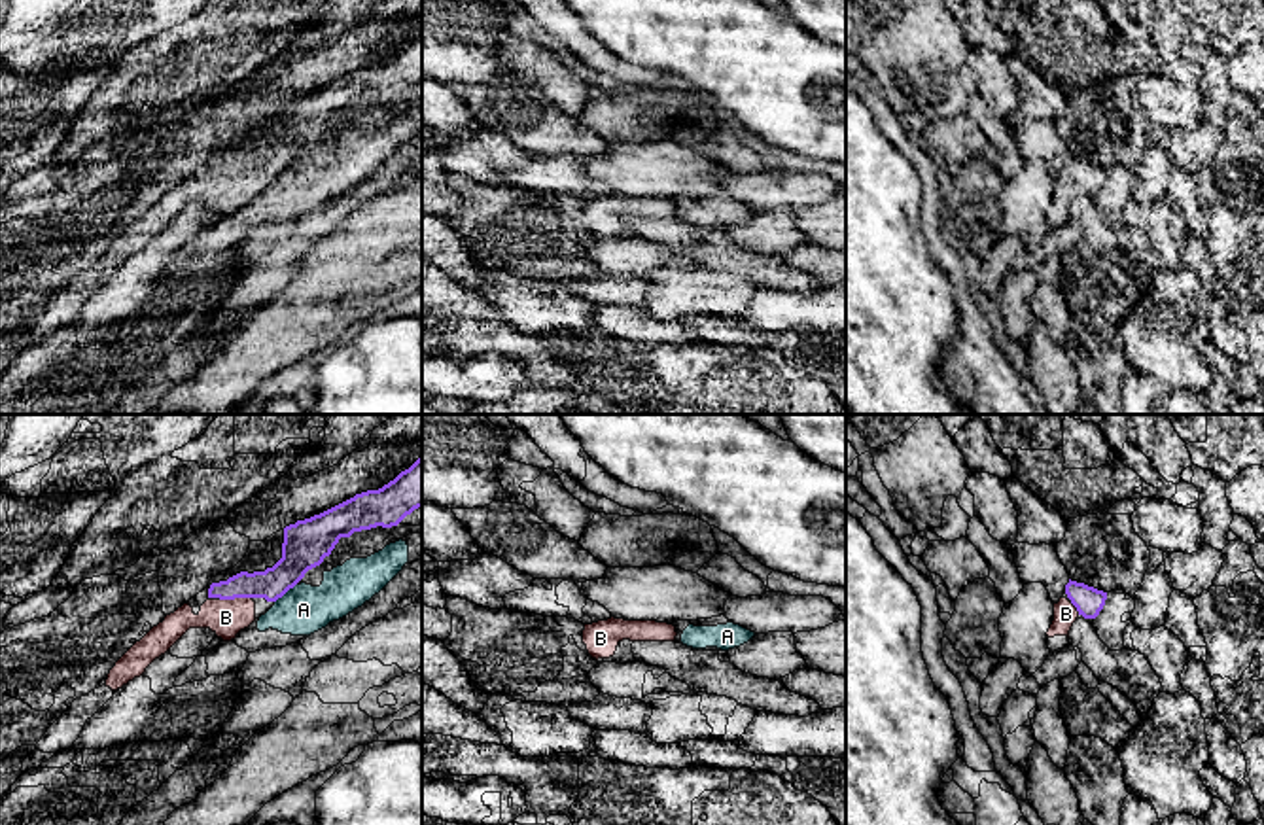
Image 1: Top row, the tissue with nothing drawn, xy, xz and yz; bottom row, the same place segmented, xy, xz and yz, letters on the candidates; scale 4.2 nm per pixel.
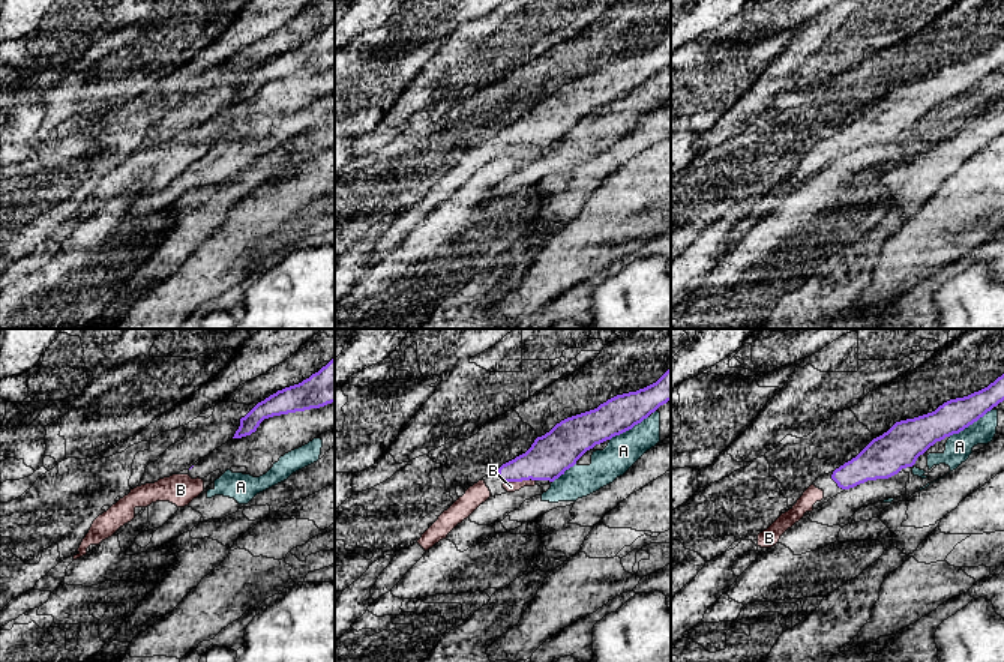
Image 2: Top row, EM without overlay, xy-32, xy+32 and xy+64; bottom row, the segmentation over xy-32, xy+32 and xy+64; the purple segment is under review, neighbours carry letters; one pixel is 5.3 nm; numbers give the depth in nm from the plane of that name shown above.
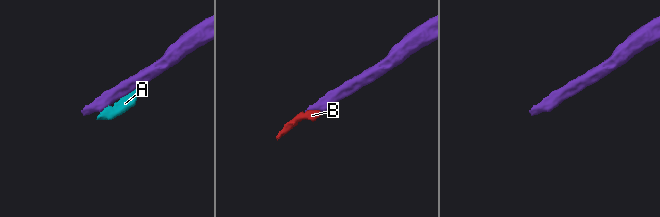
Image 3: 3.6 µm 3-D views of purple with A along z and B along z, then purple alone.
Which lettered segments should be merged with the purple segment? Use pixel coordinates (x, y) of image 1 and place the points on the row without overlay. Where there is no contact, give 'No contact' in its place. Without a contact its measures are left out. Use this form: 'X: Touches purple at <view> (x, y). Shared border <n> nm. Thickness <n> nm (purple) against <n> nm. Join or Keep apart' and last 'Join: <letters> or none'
A: Touches purple at xy (284, 169). Shared border 130 nm. Thickness 190 nm (purple) against 220 nm. Keep apart
B: Touches purple at xy (235, 173). Shared border 140 nm. Thickness 140 nm (purple) against 160 nm. Join
Join: B

